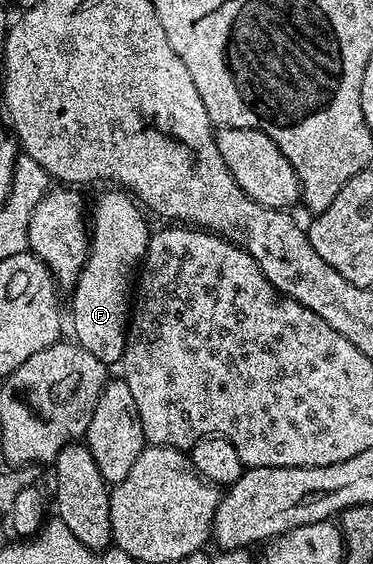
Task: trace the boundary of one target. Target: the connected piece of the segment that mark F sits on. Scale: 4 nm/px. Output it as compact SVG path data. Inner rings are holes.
M116 188L109 190L112 191L102 195L92 210L92 234L90 233L88 260L84 263L84 270L80 273L80 279L76 282L72 292L74 293L72 296L72 330L76 333L74 335L75 341L83 350L98 356L98 360L102 360L105 364L119 363L123 359L130 321L130 286L128 290L128 281L131 278L133 281L134 271L147 255L150 241L150 229L148 230L148 222L144 219L143 214L145 211L127 193Z

